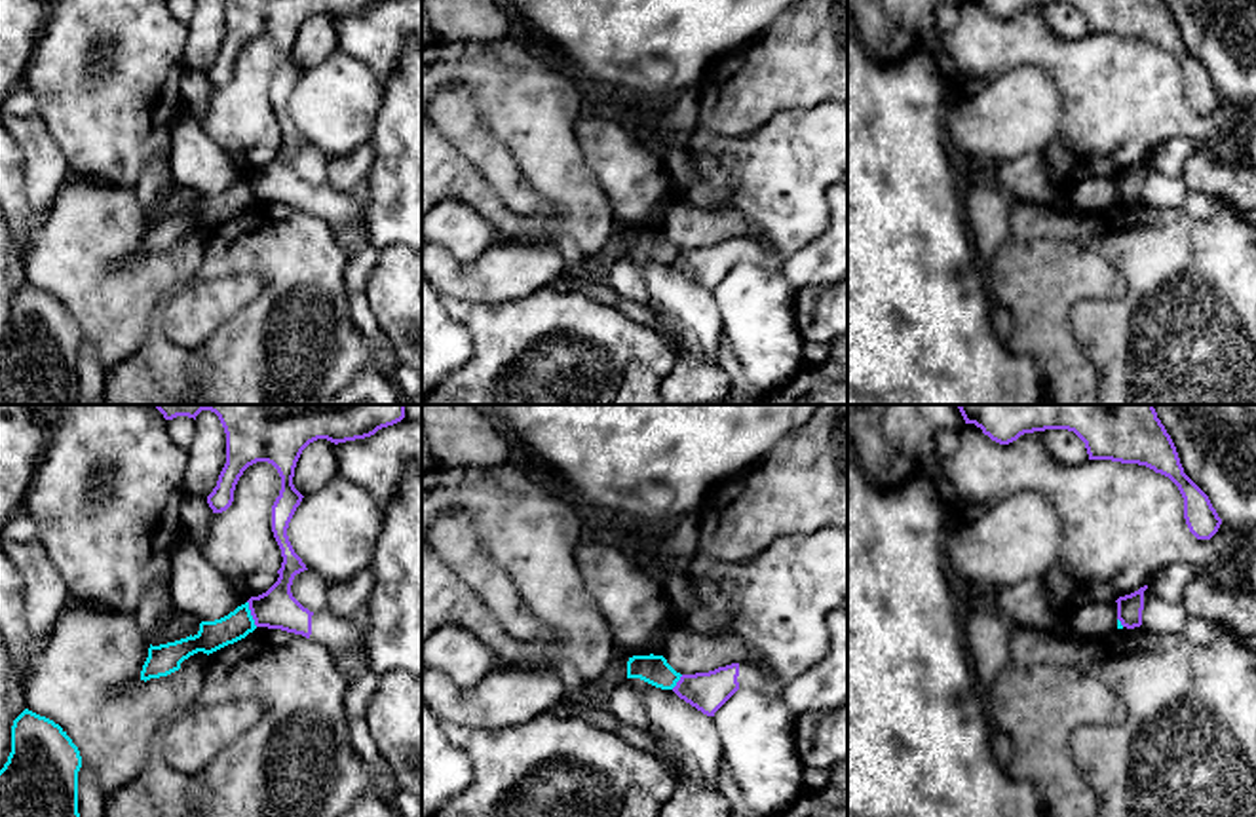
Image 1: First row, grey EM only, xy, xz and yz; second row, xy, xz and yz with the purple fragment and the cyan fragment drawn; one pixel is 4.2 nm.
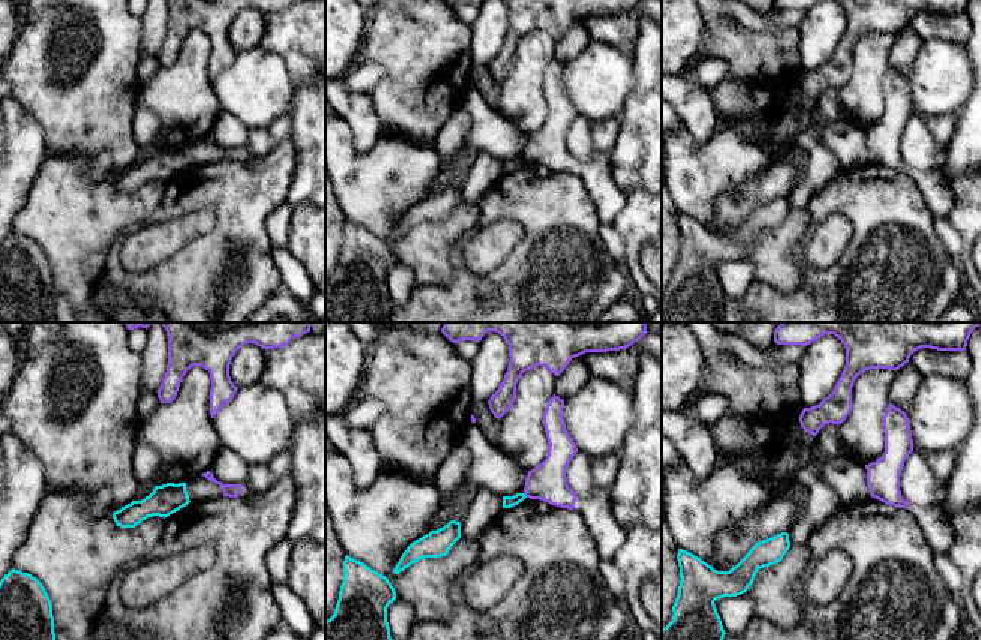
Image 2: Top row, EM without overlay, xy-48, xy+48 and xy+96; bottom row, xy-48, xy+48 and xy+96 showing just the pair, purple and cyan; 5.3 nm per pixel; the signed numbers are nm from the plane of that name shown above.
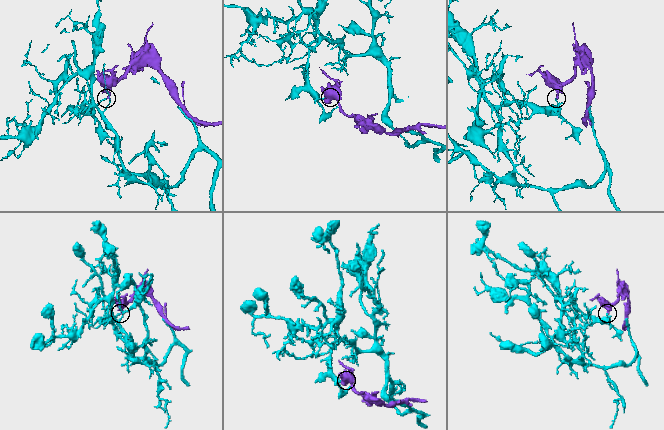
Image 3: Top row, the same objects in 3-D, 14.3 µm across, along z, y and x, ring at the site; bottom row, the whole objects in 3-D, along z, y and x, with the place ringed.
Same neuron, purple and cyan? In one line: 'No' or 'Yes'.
No

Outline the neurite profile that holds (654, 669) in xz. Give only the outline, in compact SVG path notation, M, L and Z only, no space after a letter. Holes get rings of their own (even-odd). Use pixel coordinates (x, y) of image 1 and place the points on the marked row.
M633 656L627 661L627 678L640 678L661 690L673 690L680 676L663 656Z

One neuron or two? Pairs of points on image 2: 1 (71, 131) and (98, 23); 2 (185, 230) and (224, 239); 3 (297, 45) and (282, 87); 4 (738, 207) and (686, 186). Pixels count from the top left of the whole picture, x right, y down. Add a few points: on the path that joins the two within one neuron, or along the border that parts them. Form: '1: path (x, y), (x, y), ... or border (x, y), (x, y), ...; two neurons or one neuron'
1: path (83, 104), (83, 50); one neuron
2: border (171, 218), (194, 210), (210, 210), (216, 222); two neurons
3: border (263, 48), (276, 53), (282, 59), (294, 89); two neurons
4: border (747, 180), (717, 198), (711, 230); two neurons

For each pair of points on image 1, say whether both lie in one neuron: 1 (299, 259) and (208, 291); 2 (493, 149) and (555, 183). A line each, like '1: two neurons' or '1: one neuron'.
1: two neurons
2: two neurons

